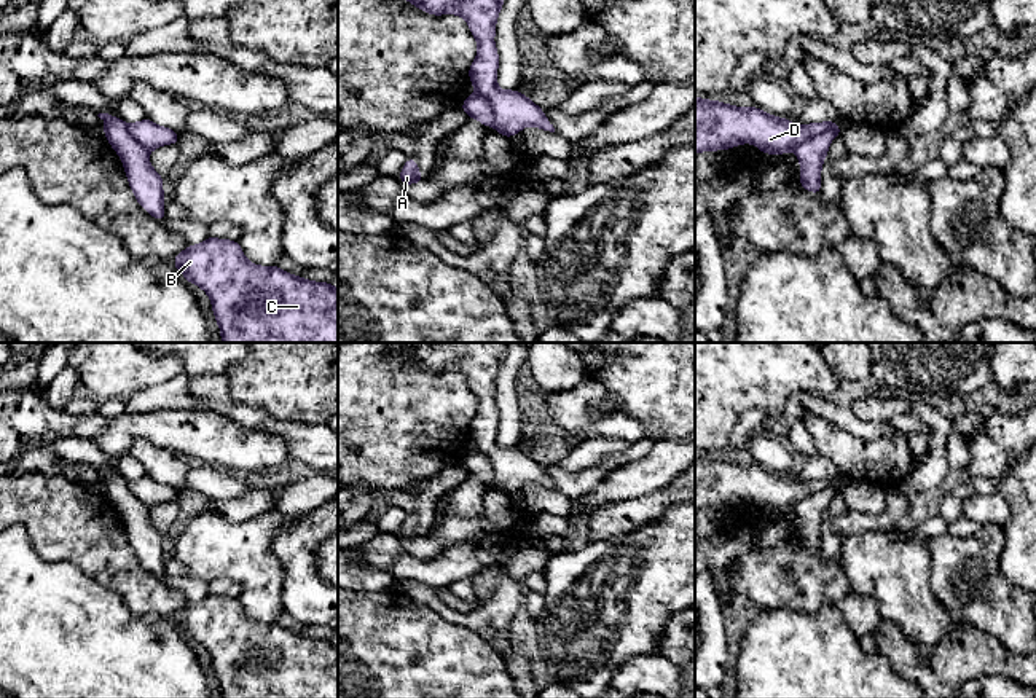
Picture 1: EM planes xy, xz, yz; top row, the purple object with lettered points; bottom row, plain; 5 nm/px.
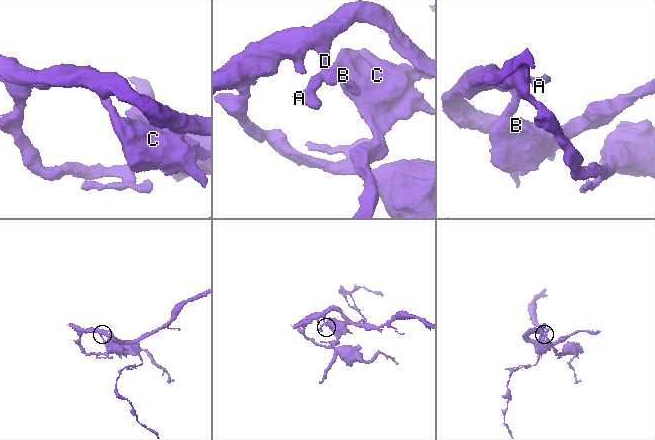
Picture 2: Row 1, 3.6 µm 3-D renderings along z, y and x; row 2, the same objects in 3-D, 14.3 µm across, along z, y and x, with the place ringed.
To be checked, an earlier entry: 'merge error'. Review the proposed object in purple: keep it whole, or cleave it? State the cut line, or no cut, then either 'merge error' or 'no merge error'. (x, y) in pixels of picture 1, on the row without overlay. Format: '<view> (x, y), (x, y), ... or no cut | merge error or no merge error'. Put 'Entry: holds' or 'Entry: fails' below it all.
yz (834, 491), (810, 493), (792, 505) | merge error
Entry: holds

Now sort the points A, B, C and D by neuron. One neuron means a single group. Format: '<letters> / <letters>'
A B C / D

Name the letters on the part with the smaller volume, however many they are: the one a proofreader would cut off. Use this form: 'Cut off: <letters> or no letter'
Cut off: A, B, C

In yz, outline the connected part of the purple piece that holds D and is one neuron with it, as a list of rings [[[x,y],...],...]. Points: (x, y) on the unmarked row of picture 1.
[[[695,454],[695,512],[728,507],[740,500],[754,500],[767,512],[783,512],[822,489],[842,492],[834,478],[797,483],[792,476],[768,472],[755,462],[744,465]]]

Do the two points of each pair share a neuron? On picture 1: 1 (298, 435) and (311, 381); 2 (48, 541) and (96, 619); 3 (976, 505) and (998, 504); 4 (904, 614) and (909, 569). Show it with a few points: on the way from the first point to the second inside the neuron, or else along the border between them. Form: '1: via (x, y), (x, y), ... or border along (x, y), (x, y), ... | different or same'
1: border along (266, 410), (279, 419), (321, 424) | different
2: border along (29, 541), (45, 560), (72, 563), (93, 580) | different
3: via (981, 505), (993, 505) | same
4: via (915, 603), (915, 580) | same

